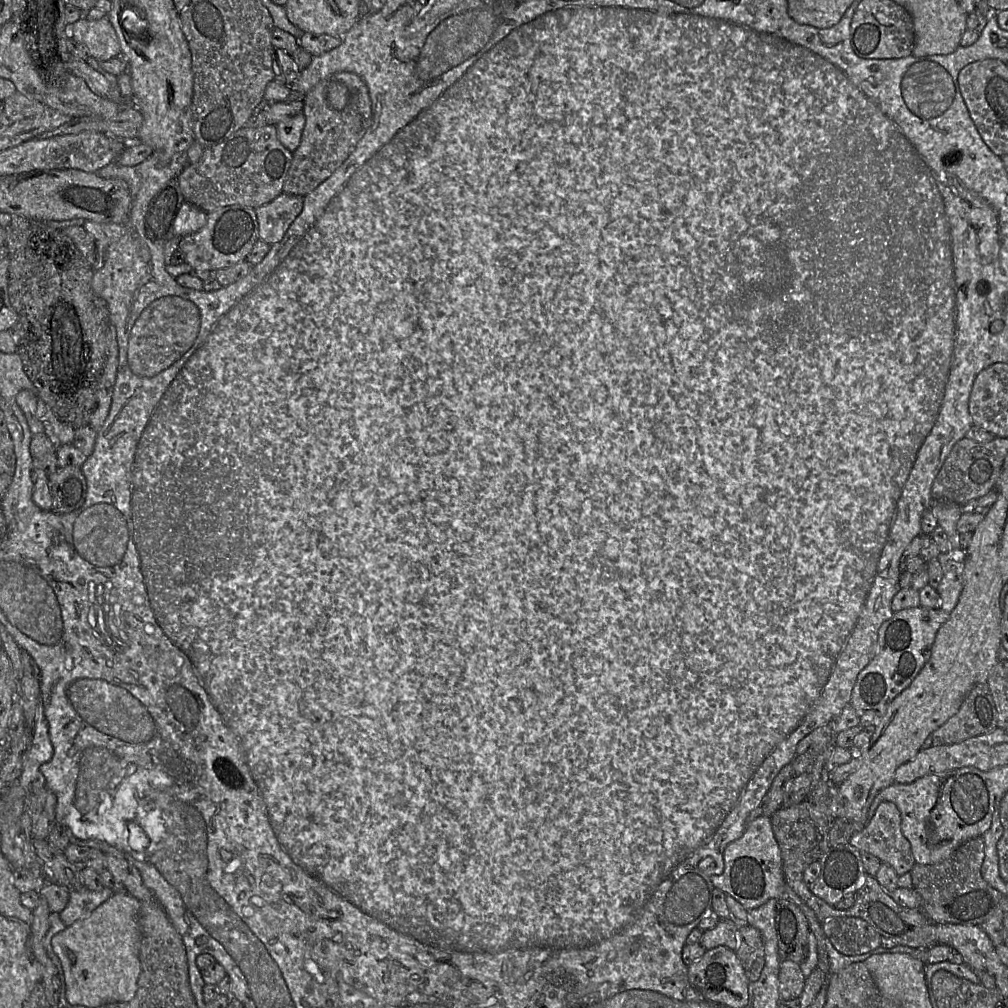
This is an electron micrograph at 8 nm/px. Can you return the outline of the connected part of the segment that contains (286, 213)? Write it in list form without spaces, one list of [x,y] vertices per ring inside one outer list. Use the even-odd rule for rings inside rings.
[[[282,192],[271,202],[255,208],[260,240],[269,245],[279,242],[301,213],[303,198]]]

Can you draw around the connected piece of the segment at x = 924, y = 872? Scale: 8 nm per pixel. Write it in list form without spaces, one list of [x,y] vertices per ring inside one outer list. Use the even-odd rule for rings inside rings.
[[[978,836],[960,845],[947,859],[939,863],[915,863],[910,871],[912,888],[921,896],[921,910],[931,922],[981,925],[997,911],[1006,896],[983,879],[981,867],[984,857],[984,839],[983,836]]]

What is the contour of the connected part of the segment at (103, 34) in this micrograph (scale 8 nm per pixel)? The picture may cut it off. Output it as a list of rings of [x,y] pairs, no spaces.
[[[107,16],[98,20],[80,18],[70,26],[70,36],[84,44],[90,56],[99,61],[117,57],[121,52],[116,32]]]

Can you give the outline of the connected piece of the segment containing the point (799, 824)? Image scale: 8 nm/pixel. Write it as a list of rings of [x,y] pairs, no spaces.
[[[806,799],[789,807],[780,807],[771,816],[774,836],[780,847],[786,884],[811,908],[819,921],[824,923],[835,917],[850,917],[850,909],[840,910],[817,897],[804,881],[804,871],[812,862],[821,858],[830,847],[829,831],[834,822],[830,801],[812,802]]]

